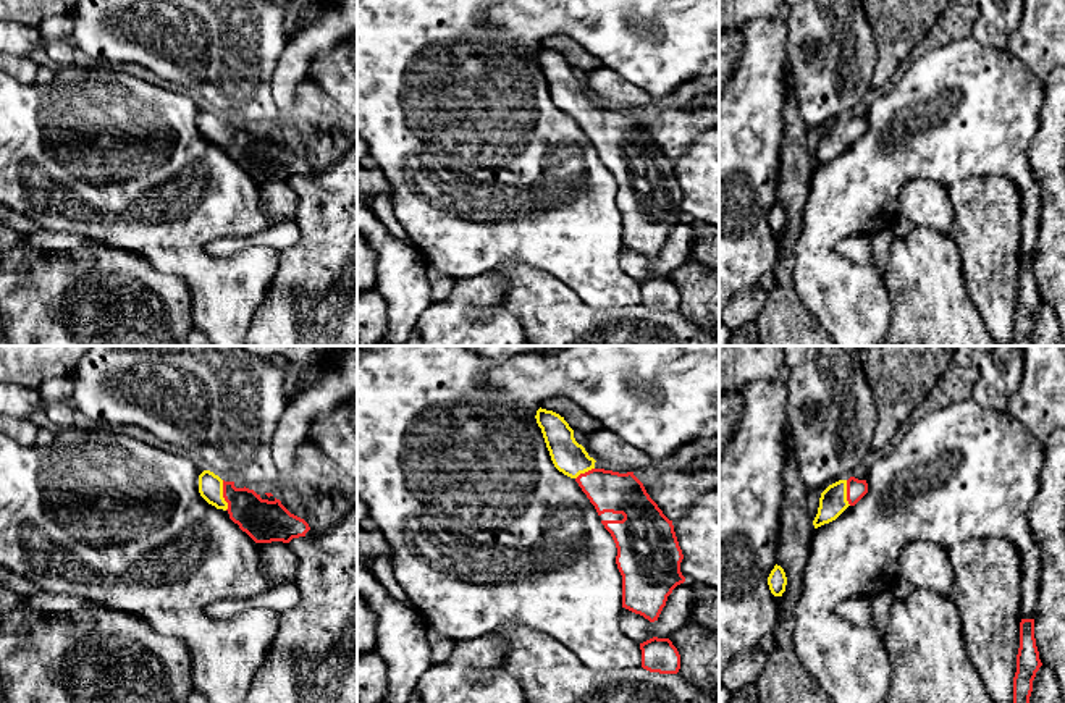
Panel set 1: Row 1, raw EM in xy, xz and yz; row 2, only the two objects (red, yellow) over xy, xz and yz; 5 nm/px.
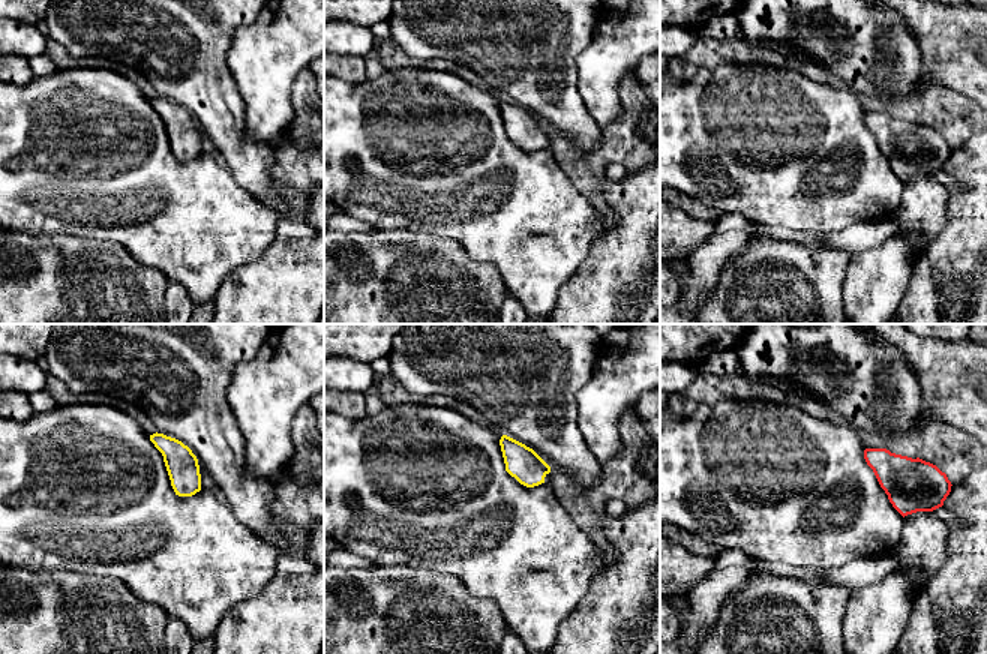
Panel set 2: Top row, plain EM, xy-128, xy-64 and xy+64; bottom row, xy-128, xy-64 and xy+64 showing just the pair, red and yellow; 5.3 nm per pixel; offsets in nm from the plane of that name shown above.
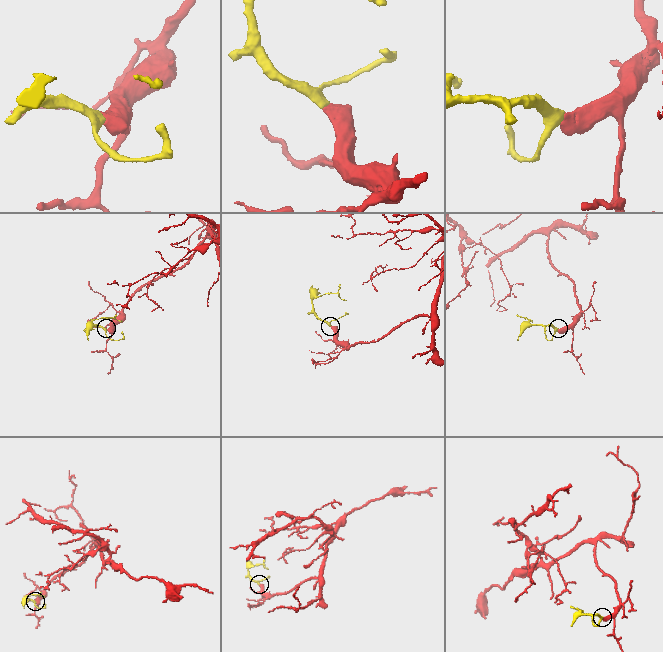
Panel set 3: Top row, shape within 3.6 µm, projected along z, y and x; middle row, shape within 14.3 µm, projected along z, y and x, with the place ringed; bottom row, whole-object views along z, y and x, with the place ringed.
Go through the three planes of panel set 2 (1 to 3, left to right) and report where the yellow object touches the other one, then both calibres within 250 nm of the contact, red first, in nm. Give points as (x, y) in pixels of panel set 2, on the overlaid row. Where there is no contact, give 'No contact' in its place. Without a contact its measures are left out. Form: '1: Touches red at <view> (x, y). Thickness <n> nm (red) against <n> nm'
1: No contact
2: No contact
3: No contact

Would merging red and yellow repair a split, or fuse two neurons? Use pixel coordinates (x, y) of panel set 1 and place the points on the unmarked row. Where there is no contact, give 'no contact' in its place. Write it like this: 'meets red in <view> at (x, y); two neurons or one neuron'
meets red in xy at (223, 133); one neuron

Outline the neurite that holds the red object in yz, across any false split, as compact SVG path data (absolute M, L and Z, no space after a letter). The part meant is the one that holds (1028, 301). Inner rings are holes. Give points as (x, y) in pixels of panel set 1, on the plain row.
M1034 257L1020 260L1020 286L1017 293L1017 310L1013 315L1013 344L1029 346L1033 318L1042 304L1034 276Z

